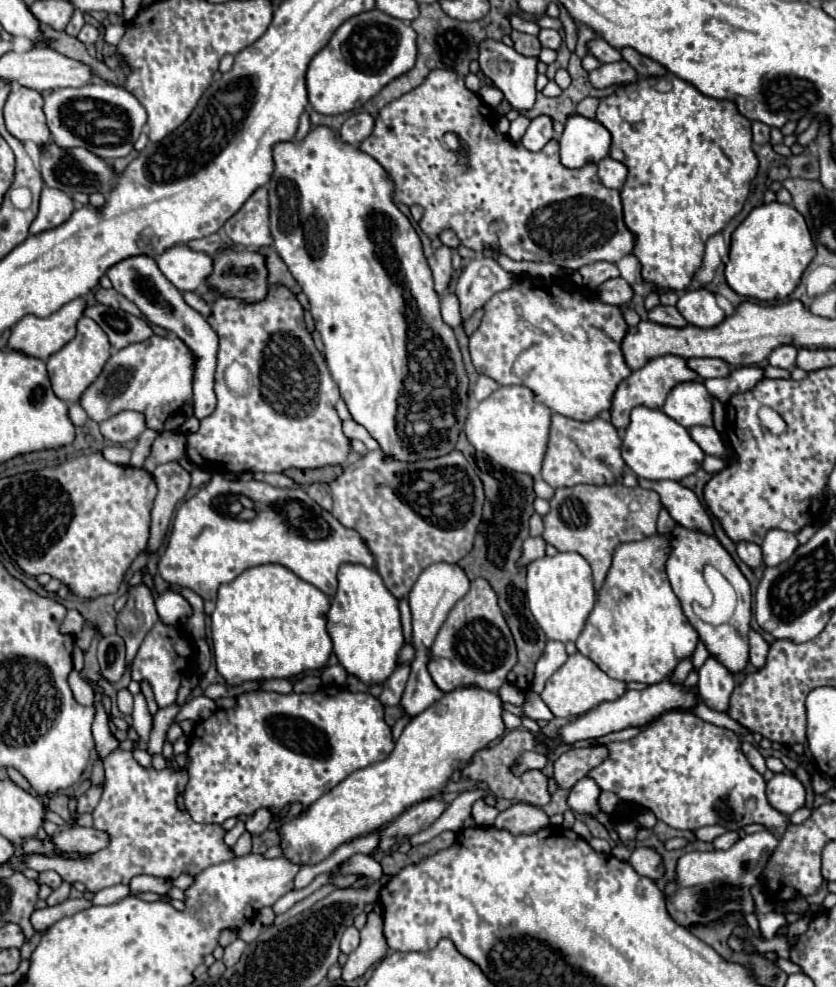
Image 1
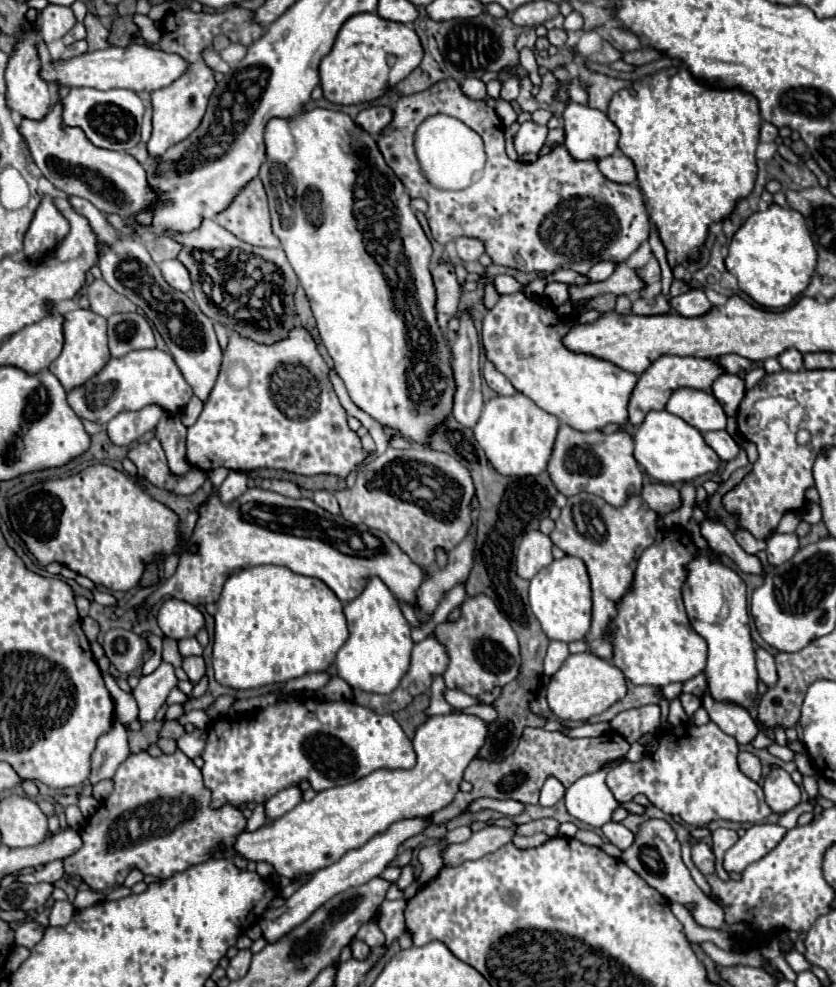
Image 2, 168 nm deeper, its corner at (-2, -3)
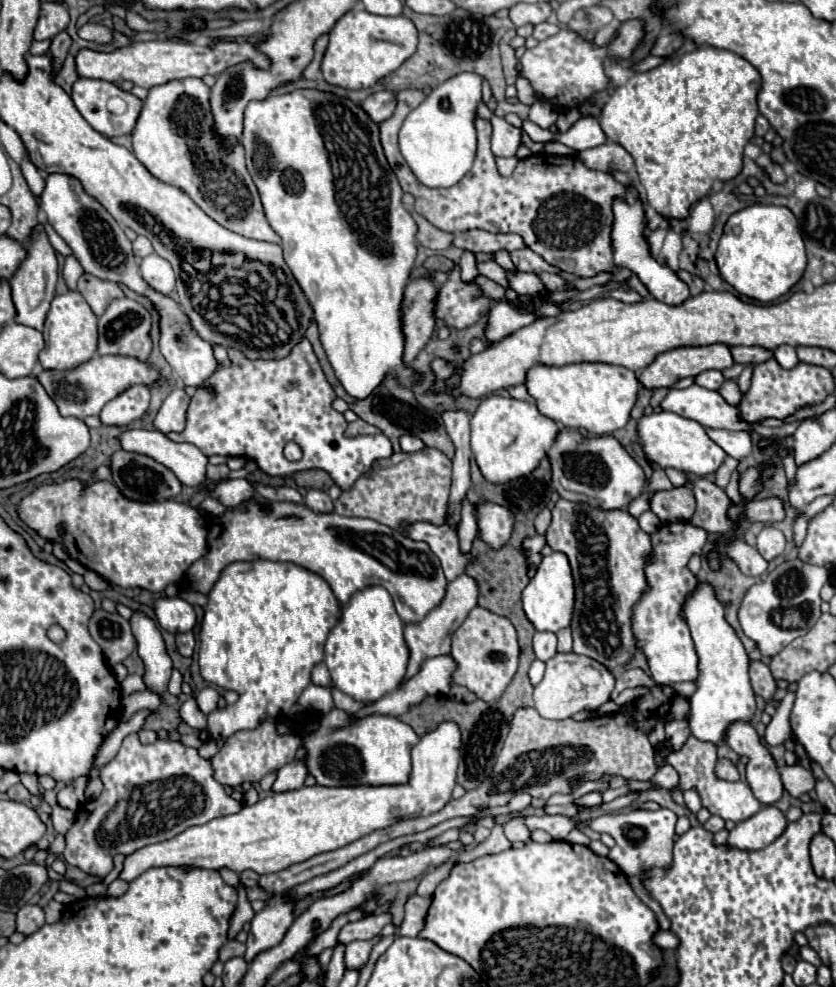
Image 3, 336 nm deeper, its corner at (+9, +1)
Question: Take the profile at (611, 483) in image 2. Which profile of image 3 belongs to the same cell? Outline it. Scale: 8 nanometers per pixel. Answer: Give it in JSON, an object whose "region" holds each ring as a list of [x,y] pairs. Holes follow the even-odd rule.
{"region":[[[561,429],[555,437],[553,447],[547,453],[551,465],[551,483],[555,491],[571,501],[595,499],[595,507],[601,509],[623,509],[631,499],[643,493],[645,473],[623,449],[613,435],[583,437],[579,431]]]}

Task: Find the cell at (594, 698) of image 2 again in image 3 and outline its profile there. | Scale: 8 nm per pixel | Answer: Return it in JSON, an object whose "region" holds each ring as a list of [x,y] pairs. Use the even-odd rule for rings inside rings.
{"region":[[[557,653],[547,661],[547,671],[543,681],[535,687],[533,701],[535,709],[545,719],[569,719],[579,711],[595,711],[611,699],[615,677],[611,671],[591,657],[577,653]]]}

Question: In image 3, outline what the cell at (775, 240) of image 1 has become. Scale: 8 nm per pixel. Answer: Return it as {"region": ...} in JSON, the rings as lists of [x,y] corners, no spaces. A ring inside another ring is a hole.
{"region":[[[761,203],[745,207],[729,217],[715,259],[721,277],[729,285],[733,285],[741,295],[761,303],[771,303],[789,293],[807,265],[805,245],[795,215],[787,207]]]}

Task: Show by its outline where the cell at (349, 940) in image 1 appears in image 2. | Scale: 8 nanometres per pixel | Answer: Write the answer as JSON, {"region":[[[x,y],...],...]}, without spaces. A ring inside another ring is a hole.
{"region":[[[352,941],[350,943],[350,947],[352,947],[352,957],[354,959],[360,959],[360,961],[364,961],[366,957],[368,957],[368,953],[370,953],[370,947],[364,943],[364,941]]]}

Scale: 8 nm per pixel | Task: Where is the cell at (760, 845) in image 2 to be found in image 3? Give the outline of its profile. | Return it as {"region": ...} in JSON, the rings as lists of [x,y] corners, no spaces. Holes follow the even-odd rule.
{"region":[[[761,807],[761,811],[757,811],[753,817],[735,825],[725,845],[741,851],[763,849],[769,843],[773,843],[785,831],[785,827],[787,819],[777,807]]]}

